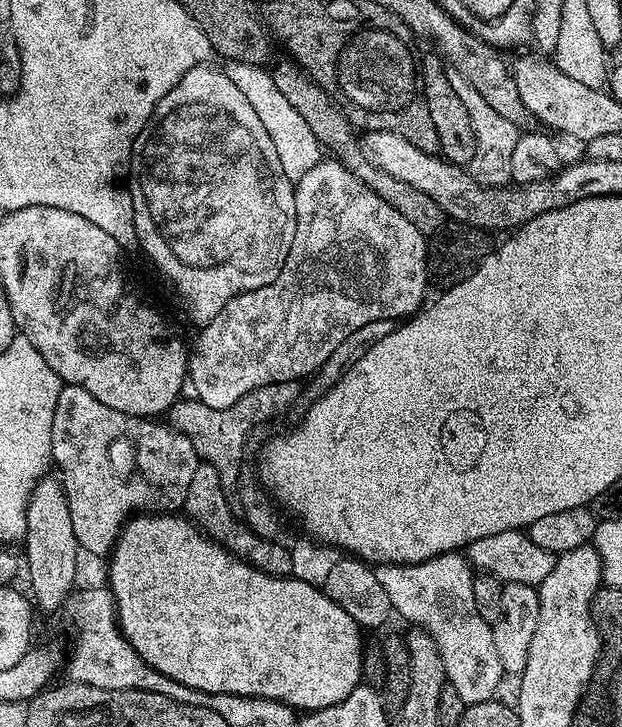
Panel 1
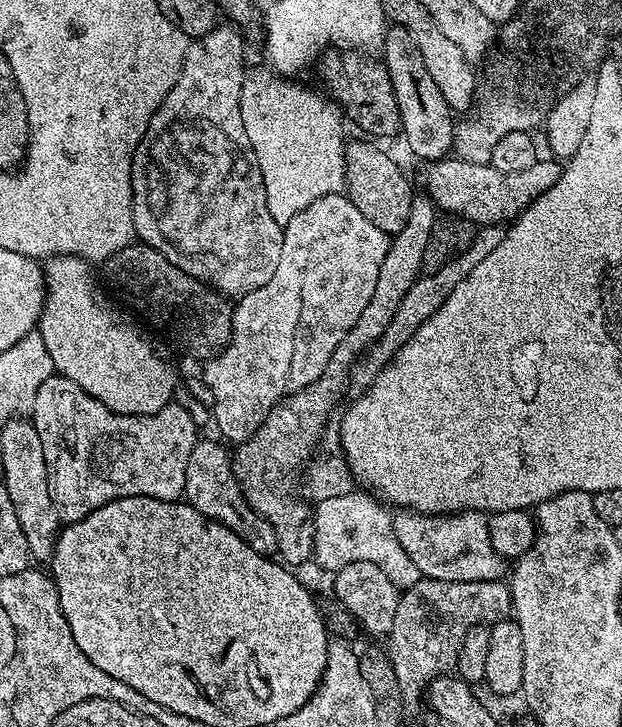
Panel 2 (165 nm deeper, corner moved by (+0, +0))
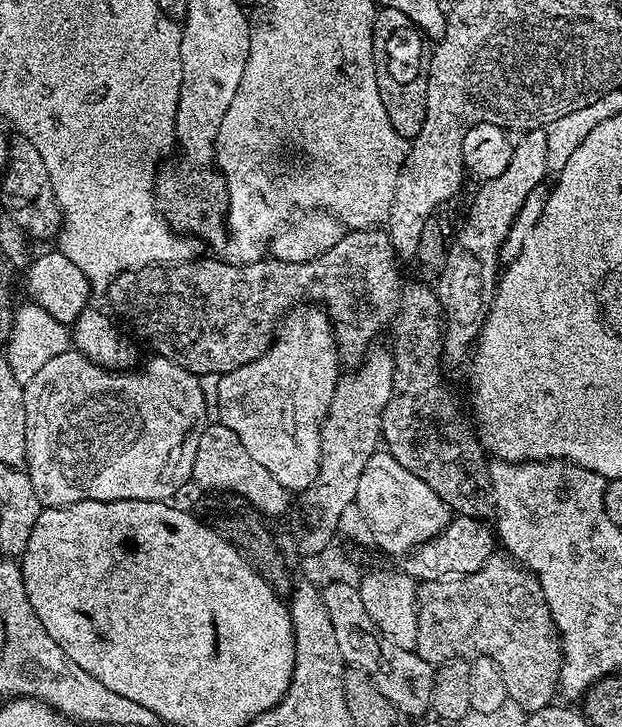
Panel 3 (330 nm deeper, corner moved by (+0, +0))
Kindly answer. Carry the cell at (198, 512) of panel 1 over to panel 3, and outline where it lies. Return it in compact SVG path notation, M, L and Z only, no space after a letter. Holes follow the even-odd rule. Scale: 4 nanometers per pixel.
M219 422L205 423L204 433L195 437L196 449L192 459L191 483L197 484L200 488L205 488L208 492L233 492L236 496L241 496L243 503L247 507L255 508L264 518L270 516L280 516L288 508L289 489L283 488L256 459L248 453L246 446L230 430L230 426Z

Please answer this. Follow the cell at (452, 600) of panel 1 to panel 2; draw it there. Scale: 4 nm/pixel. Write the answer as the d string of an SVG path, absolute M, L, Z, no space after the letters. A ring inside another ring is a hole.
M355 490L315 505L313 562L334 574L350 562L370 561L386 574L390 582L394 582L396 588L401 591L412 588L422 577L392 530L391 513L387 513L387 507L371 493L361 491L364 490Z

